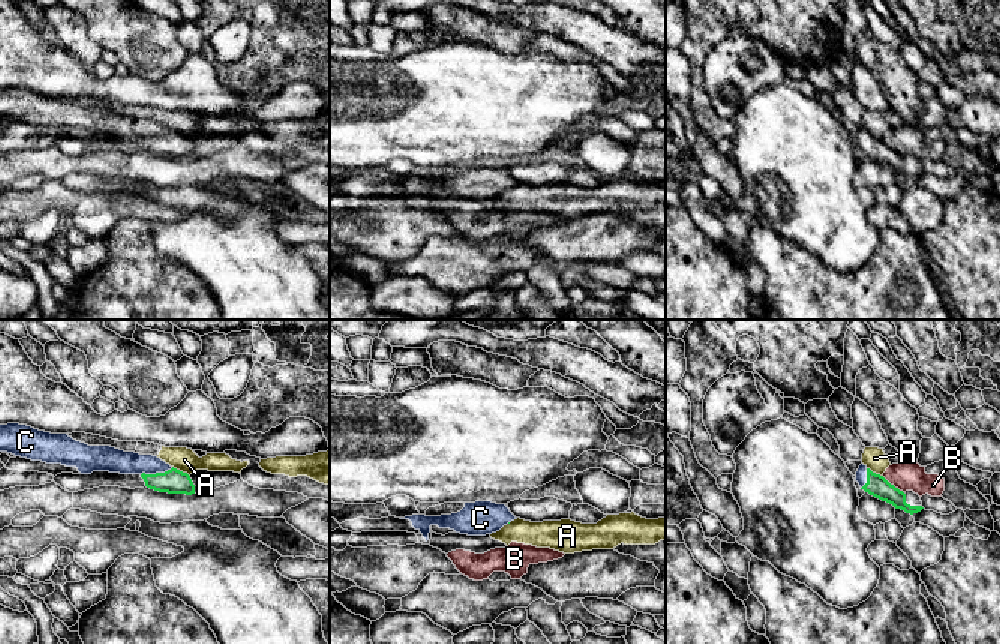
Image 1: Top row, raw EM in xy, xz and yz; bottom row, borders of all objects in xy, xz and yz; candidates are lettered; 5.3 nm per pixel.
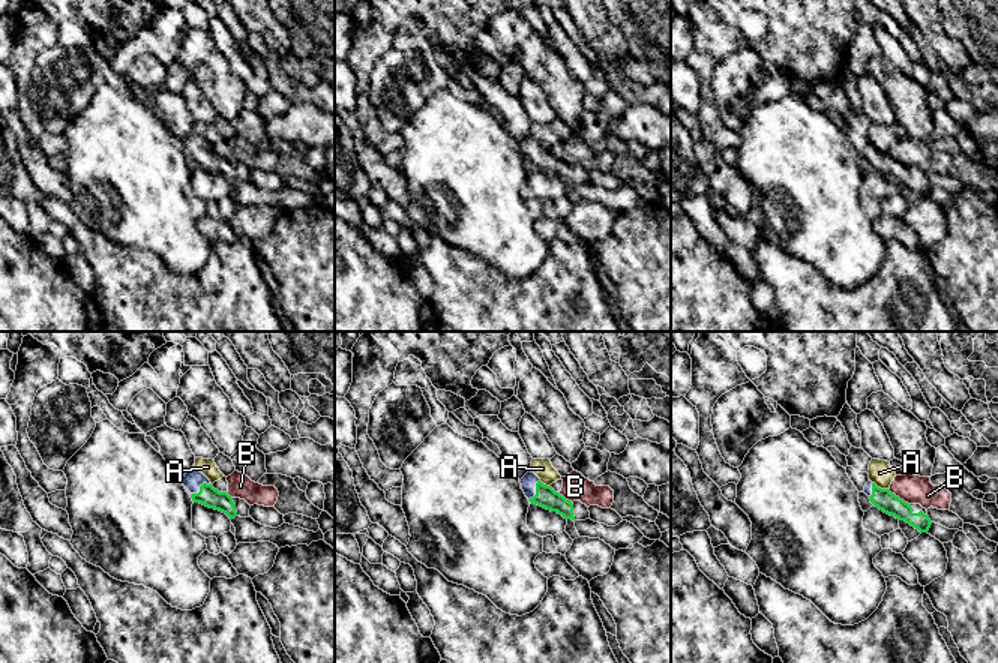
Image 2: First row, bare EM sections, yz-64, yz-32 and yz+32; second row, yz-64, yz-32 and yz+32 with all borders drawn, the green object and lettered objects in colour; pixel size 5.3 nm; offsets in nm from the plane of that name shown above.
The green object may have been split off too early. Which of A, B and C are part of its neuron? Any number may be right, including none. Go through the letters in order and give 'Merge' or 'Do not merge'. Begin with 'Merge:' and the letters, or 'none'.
Merge: C
A: Do not merge
B: Do not merge
C: Merge

